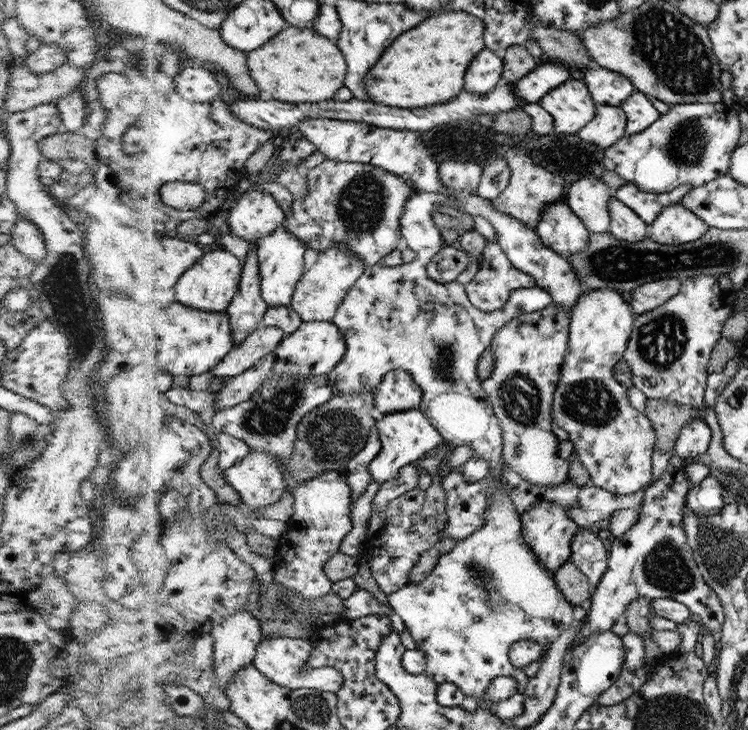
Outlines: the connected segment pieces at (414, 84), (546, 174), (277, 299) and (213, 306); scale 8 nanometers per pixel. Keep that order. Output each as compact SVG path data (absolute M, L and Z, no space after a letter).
M464 11L438 12L408 29L366 77L370 101L396 108L426 108L448 102L464 88L468 64L485 48L485 24Z
M512 147L506 151L504 158L510 167L510 180L502 193L491 201L498 211L506 213L506 215L522 221L530 229L536 230L536 225L545 214L546 205L550 205L554 201L562 201L568 184L562 178L554 178L554 174L550 170L534 163L524 148Z
M286 225L276 229L274 233L262 237L262 240L258 242L258 255L261 259L263 279L262 291L270 308L292 306L294 296L297 294L298 284L307 274L306 252L308 252L306 241L294 234L294 231L288 229Z
M224 247L206 252L201 260L198 260L188 272L183 275L179 284L174 288L175 300L207 312L225 313L233 305L234 298L241 289L245 263Z

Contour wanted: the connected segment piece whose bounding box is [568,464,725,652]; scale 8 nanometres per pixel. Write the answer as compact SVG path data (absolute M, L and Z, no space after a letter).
M669 464L662 470L662 477L646 489L637 524L625 536L612 538L608 568L591 594L584 626L568 652L578 648L582 641L586 641L586 637L590 637L590 633L612 629L614 622L624 617L627 608L638 597L676 600L686 605L694 618L702 622L712 636L722 630L725 611L721 599L718 598L717 591L704 581L696 554L685 534L684 514L688 505L686 496L690 489L689 475L684 467L676 468Z

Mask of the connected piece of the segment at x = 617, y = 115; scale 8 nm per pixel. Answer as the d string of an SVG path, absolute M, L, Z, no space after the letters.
M597 105L597 116L577 135L592 142L598 149L606 150L626 135L628 116L619 106Z

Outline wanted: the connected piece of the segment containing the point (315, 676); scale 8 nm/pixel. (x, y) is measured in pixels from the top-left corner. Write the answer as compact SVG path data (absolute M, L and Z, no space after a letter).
M277 637L264 640L258 649L254 664L274 682L286 687L296 689L318 689L324 692L337 693L344 687L346 680L342 670L334 667L309 666L313 652L313 642L310 639L297 639L291 637Z

